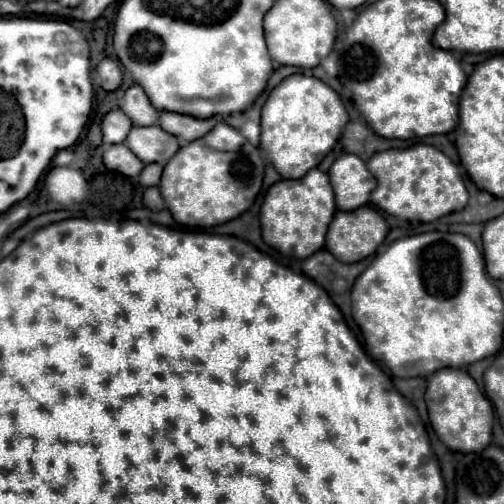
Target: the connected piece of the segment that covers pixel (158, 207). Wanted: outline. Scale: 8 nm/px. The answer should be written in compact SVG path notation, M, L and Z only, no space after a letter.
M146 187L144 189L144 205L150 211L162 211L164 209L164 199L160 199L158 187Z

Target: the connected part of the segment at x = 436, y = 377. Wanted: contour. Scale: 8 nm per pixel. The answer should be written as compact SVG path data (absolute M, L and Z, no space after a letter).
M448 367L432 373L426 389L426 405L432 429L448 449L460 453L480 453L488 447L494 411L488 399L478 389L476 381L466 371Z

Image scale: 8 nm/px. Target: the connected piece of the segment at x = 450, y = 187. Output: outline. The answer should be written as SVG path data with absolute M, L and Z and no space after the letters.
M432 145L374 153L368 161L368 169L378 181L378 187L372 191L372 203L378 209L406 221L436 221L448 213L462 211L468 201L468 191L458 173L458 166Z

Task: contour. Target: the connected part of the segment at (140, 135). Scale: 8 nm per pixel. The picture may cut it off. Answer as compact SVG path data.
M132 127L124 141L130 151L144 163L168 163L168 159L178 151L178 139L168 135L162 127Z

